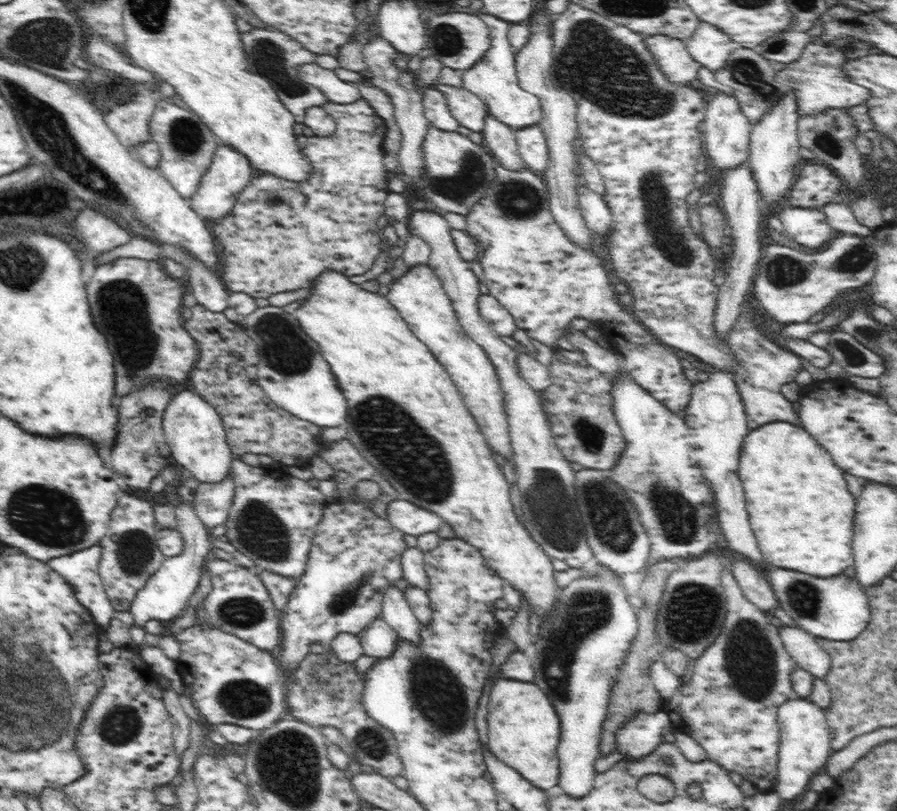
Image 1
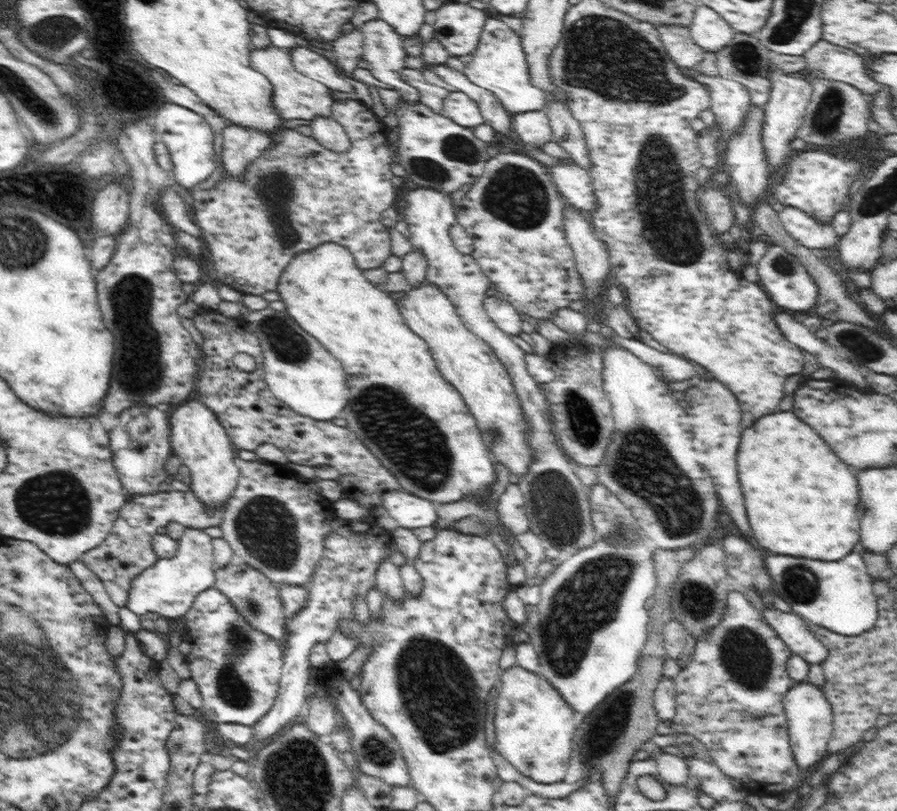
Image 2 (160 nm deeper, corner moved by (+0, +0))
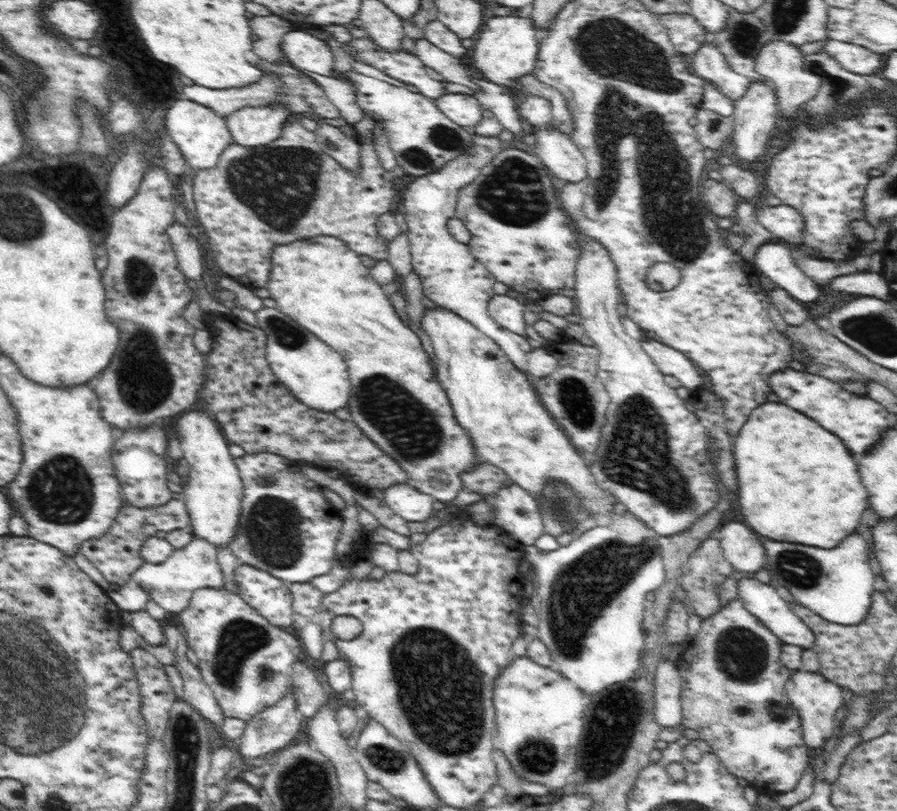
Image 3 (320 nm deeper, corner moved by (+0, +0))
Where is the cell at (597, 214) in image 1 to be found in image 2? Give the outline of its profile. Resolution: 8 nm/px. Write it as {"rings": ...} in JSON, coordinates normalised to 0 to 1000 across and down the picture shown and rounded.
{"rings":[[[621,196],[619,203],[609,206],[612,208],[615,224],[622,231],[631,250],[645,259],[666,259],[666,243],[658,211],[638,197]]]}

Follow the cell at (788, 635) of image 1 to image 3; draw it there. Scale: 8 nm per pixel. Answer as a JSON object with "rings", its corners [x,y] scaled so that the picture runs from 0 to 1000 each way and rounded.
{"rings":[[[823,715],[822,739],[852,771],[861,782],[864,782],[873,793],[892,797],[895,800],[905,800],[909,784],[903,773],[885,757],[882,746],[867,735],[866,725],[849,720],[845,715]]]}

